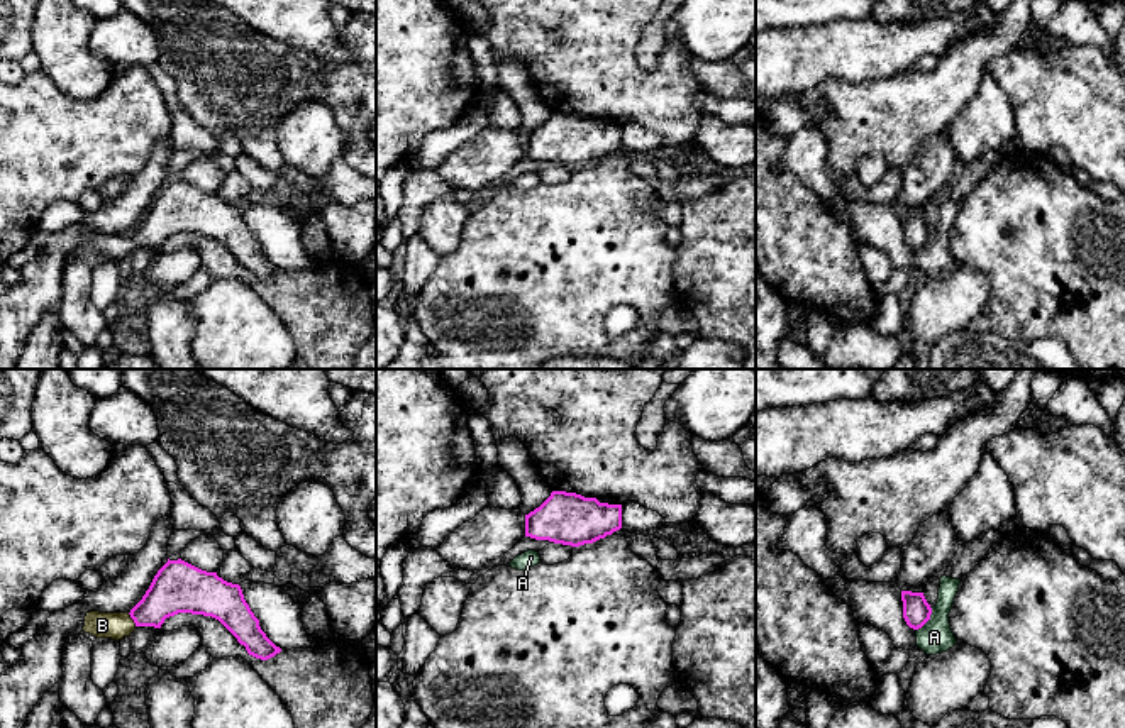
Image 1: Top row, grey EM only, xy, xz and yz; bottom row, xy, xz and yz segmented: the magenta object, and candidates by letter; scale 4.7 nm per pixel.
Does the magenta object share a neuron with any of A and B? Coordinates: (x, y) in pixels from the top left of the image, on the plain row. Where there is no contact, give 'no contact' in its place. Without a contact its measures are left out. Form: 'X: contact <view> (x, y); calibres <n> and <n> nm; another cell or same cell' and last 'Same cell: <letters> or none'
A: contact yz (927, 241); calibres 130 and 160 nm; another cell
B: contact xy (133, 239); calibres 220 and 130 nm; same cell
Same cell: B

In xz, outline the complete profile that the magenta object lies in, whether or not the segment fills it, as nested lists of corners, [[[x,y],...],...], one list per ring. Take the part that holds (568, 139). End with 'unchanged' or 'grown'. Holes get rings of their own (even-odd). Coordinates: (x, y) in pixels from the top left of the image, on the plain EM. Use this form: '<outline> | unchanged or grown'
[[[552,112],[534,132],[525,135],[525,157],[579,168],[593,164],[622,149],[622,125],[600,124],[576,113]]] | unchanged

